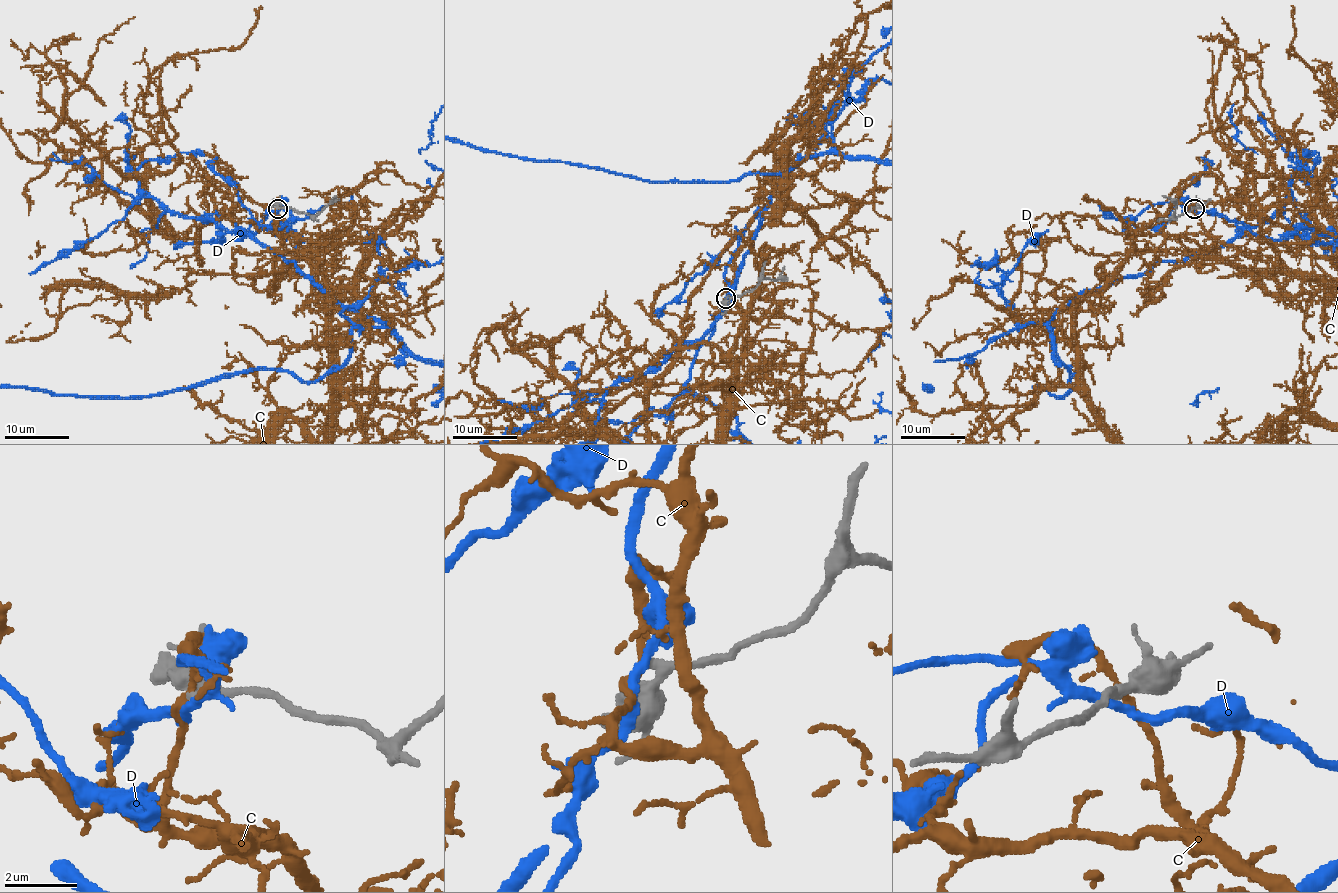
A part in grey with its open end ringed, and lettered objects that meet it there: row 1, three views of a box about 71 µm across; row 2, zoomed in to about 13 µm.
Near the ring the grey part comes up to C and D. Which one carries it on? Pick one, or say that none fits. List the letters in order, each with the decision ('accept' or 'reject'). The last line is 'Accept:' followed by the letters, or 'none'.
C: reject
D: reject
Accept: none

